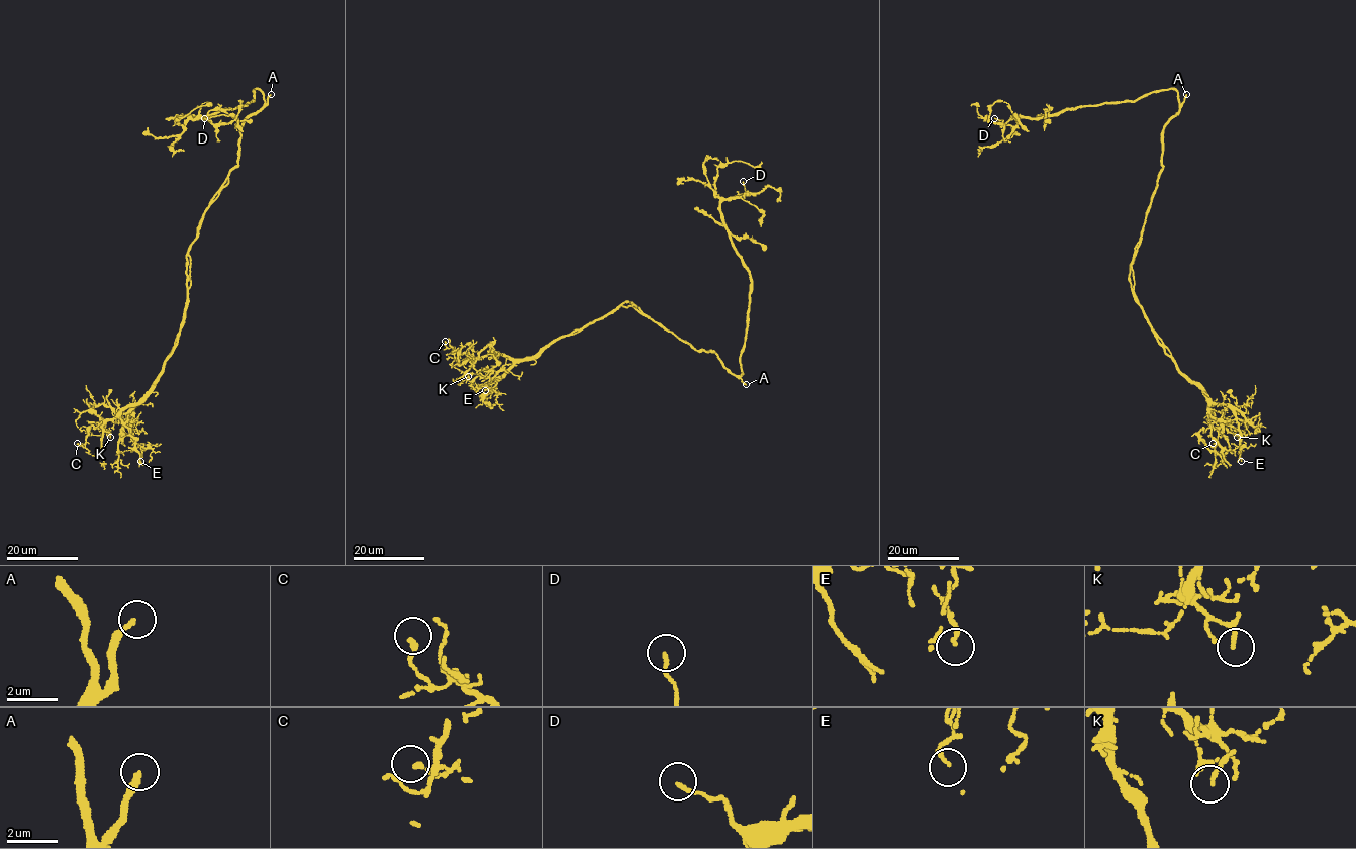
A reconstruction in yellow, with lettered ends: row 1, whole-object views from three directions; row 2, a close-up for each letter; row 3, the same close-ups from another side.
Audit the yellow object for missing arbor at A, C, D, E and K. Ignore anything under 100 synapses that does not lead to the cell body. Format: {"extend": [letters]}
{"extend": ["A"]}

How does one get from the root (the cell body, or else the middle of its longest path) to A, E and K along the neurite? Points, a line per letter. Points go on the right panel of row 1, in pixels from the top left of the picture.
A: (1157, 180), (1162, 167), (1162, 129), (1175, 116), (1186, 94)
E: (1157, 180), (1132, 259), (1133, 297), (1176, 369), (1213, 402), (1224, 403), (1234, 413), (1240, 432), (1241, 461)
K: (1157, 180), (1132, 259), (1133, 297), (1176, 369), (1203, 390), (1211, 415), (1237, 429), (1237, 437)

